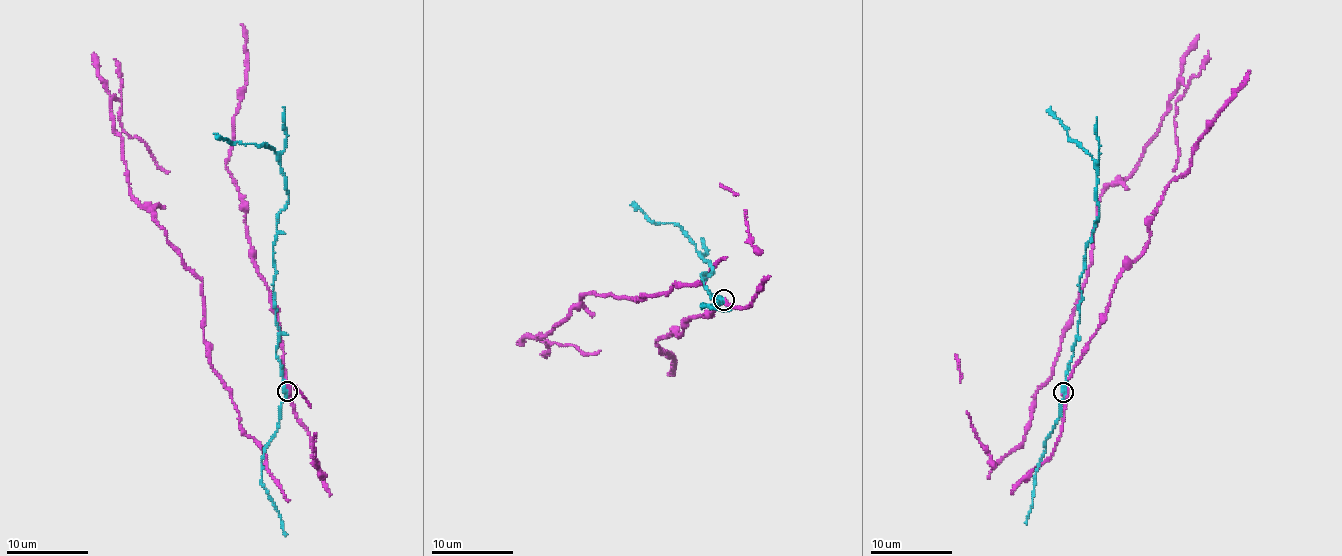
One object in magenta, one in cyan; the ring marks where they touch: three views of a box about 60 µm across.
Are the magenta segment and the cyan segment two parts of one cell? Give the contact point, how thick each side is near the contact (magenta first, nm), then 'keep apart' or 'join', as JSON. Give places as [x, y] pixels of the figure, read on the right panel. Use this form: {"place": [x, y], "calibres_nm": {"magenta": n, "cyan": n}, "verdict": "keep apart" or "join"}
{"place": [1063, 392], "calibres_nm": {"magenta": 440, "cyan": 300}, "verdict": "keep apart"}

